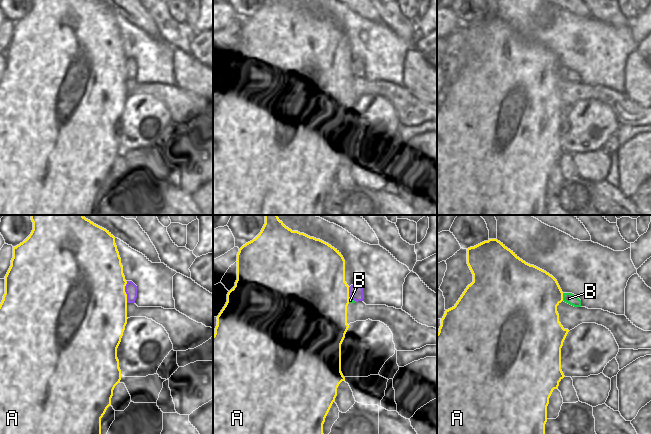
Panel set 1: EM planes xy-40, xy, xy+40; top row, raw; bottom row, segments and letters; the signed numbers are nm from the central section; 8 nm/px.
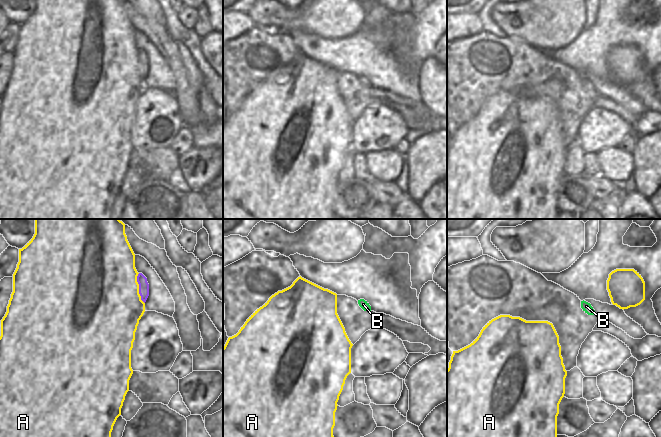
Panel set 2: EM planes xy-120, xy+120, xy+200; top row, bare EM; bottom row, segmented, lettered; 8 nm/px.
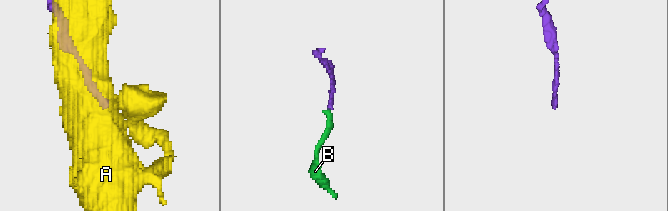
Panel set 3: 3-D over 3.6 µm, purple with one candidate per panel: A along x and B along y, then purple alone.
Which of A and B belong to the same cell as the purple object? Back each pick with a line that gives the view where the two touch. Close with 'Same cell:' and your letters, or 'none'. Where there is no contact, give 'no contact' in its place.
B: meets purple in xy
Same cell: B

